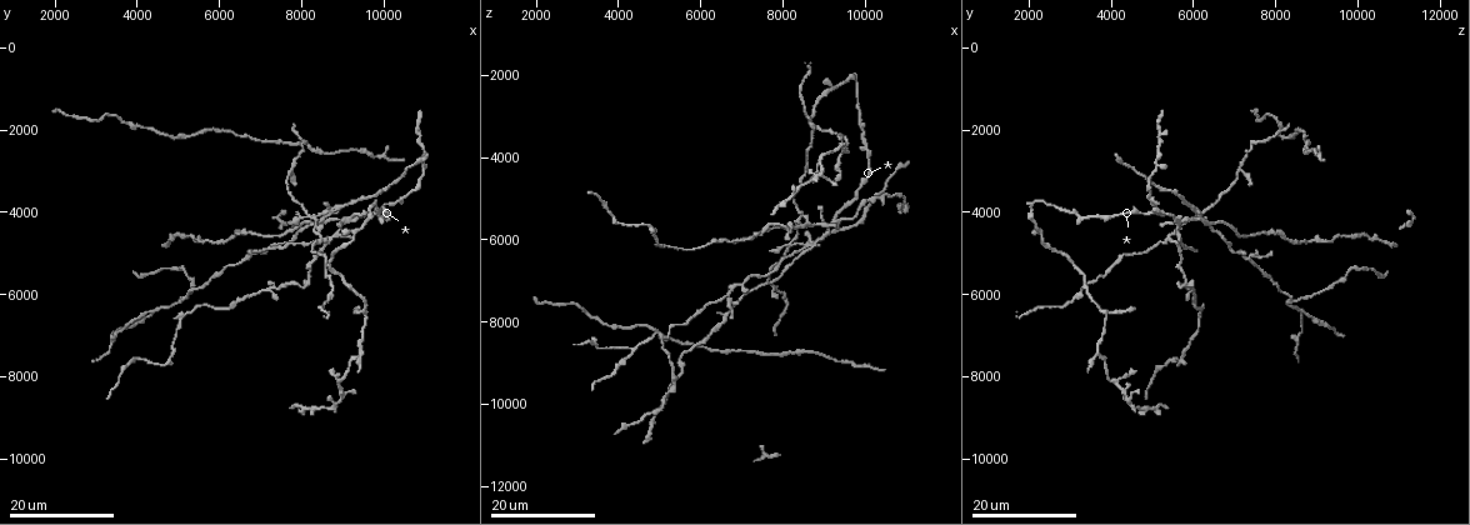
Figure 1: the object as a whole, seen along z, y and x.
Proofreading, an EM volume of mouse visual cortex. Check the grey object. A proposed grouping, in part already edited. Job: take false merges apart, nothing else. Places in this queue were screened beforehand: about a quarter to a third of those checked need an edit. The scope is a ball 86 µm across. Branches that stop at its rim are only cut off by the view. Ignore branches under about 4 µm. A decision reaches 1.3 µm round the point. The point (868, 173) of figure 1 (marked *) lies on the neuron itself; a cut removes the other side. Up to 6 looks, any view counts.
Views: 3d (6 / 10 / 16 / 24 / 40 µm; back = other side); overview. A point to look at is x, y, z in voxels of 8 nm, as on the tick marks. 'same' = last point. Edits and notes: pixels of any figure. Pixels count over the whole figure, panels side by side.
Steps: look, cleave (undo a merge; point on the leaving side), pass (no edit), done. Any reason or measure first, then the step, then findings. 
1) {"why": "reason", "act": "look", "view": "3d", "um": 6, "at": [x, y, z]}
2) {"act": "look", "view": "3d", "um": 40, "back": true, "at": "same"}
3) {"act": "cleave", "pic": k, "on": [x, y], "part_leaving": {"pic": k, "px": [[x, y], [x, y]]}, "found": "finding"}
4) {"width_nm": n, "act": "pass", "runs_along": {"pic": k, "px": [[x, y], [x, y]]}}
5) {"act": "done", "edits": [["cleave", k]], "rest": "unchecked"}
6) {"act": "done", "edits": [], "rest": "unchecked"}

{"act": "look", "view": "3d", "um": 24, "at": [6050, 5450, 7750]}

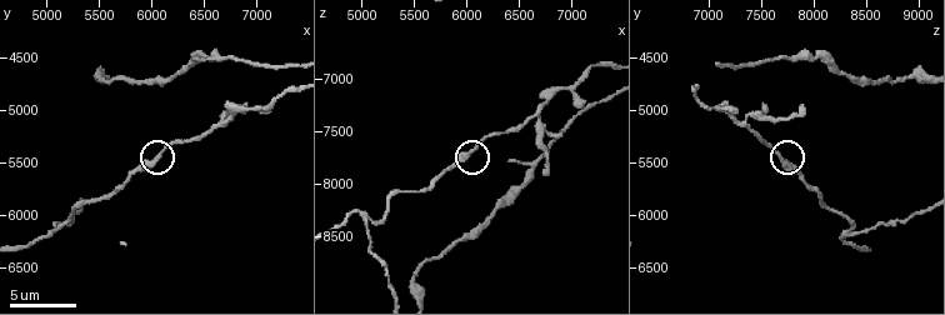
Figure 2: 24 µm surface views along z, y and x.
{"act": "look", "view": "3d", "um": 6, "at": [6040, 5460, 7680]}

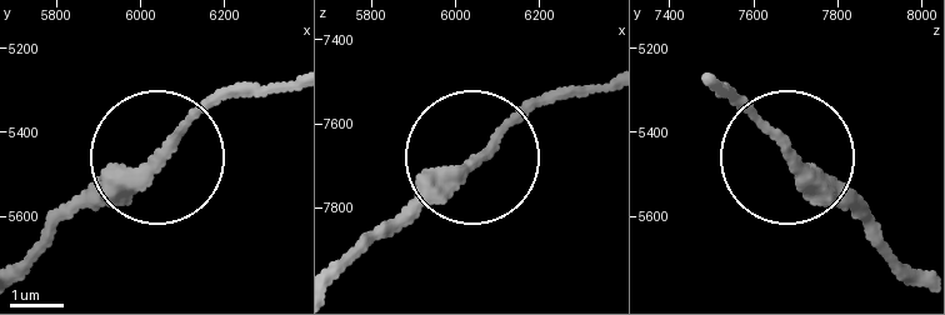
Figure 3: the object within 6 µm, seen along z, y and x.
{"act": "pass", "runs_along": {"pic": 3, "px": [[713, 84], [879, 223]]}, "found": "one neuron here"}

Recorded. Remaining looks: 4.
{"why": "three arms meet", "act": "look", "view": "3d", "um": 10, "at": [6660, 5080, 7360]}

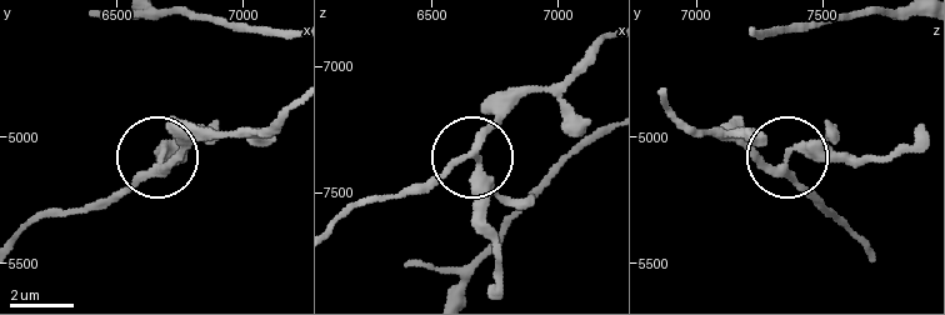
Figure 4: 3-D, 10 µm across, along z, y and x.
{"act": "look", "view": "3d", "um": 6, "at": [6660, 5100, 7360]}

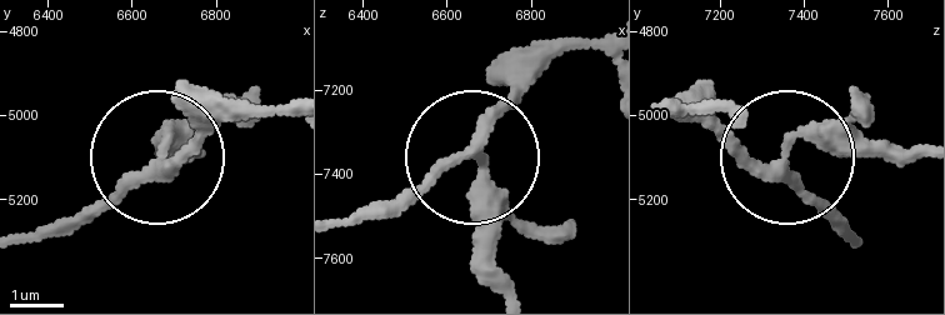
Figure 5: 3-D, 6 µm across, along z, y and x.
{"width_nm": 230, "act": "pass", "runs_along": {"pic": 5, "px": [[604, 38], [564, 51], [479, 145], [483, 275]]}, "found": "one neuron here"}

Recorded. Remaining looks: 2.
{"why": "side arm on a straight run", "act": "look", "view": "3d", "um": 16, "at": [5040, 6160, 8420]}

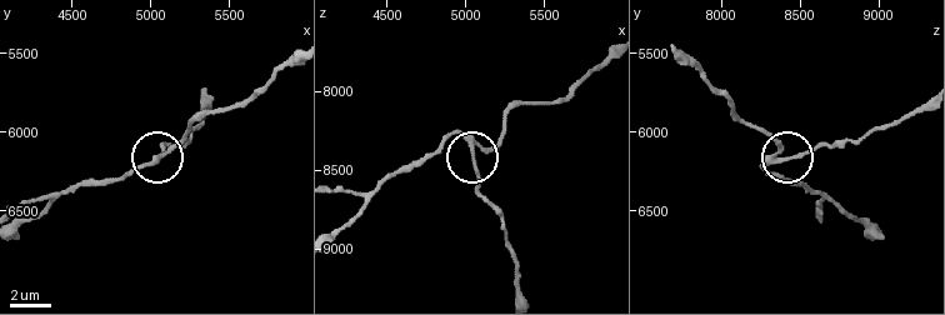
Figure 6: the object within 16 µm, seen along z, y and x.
{"act": "pass", "runs_along": {"pic": 6, "px": [[605, 56], [560, 98], [515, 106], [494, 145], [445, 135]]}, "found": "all the same neuron"}

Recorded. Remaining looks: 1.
{"act": "done", "edits": [], "rest": "unchecked"}

